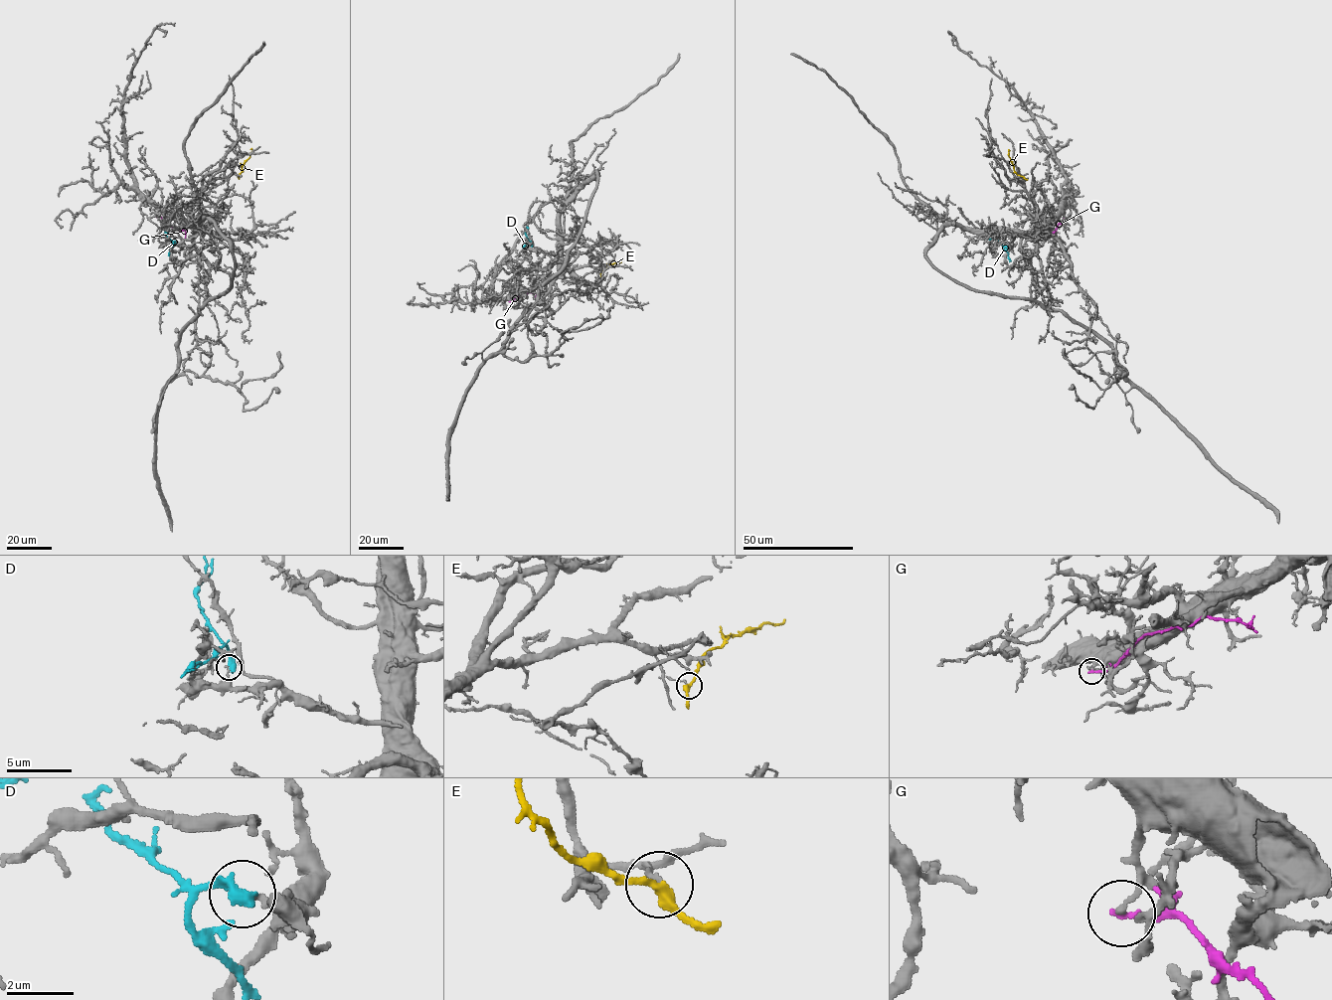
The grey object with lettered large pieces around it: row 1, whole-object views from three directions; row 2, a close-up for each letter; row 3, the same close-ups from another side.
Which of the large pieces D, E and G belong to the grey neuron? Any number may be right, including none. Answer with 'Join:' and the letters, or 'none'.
Join: E

